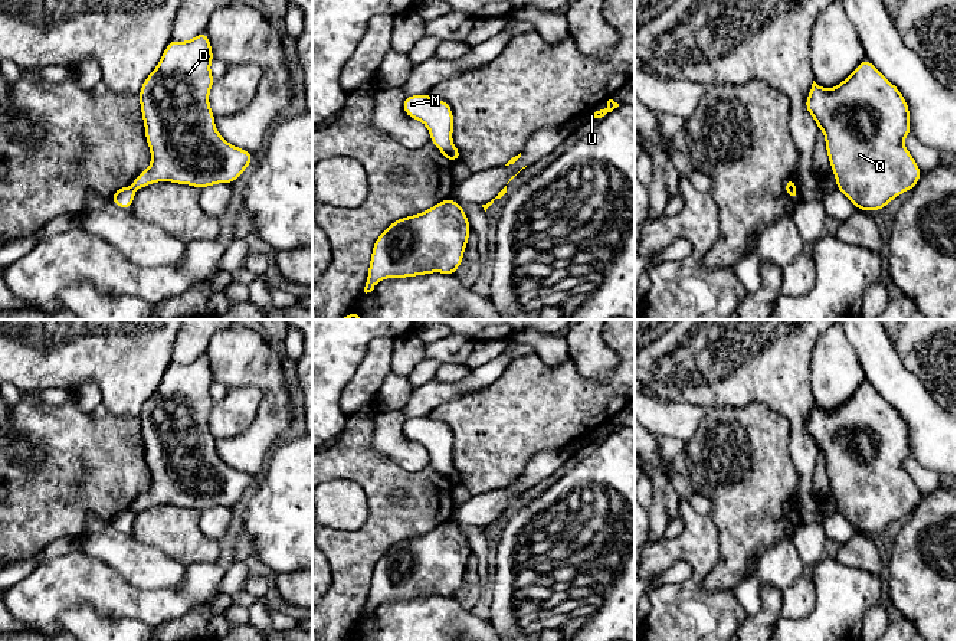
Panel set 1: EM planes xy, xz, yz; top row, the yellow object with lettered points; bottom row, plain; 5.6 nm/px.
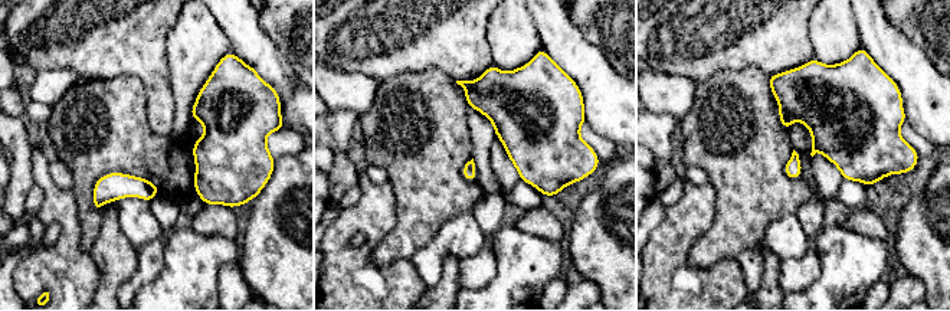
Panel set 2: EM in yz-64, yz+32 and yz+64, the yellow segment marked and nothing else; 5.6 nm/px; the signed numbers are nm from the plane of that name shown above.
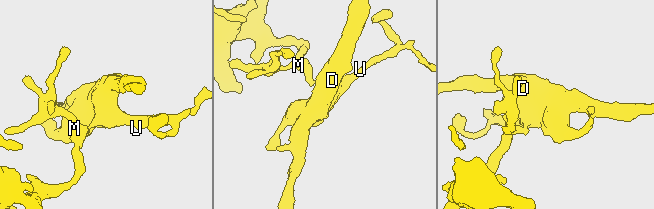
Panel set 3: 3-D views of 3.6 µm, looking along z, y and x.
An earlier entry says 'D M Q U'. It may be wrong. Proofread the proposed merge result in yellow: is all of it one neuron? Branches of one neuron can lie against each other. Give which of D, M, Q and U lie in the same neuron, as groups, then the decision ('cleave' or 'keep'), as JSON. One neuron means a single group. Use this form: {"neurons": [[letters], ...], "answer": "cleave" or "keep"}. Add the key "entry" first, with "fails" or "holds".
{"entry": "fails", "neurons": [["D", "Q", "U"], ["M"]], "answer": "cleave"}

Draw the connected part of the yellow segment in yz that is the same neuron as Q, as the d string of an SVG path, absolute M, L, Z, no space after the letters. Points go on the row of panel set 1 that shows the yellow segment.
M868 59L835 88L822 88L813 81L806 109L817 130L825 131L838 190L859 210L882 210L892 199L917 186L921 170L904 145L904 138L911 134L908 104Z

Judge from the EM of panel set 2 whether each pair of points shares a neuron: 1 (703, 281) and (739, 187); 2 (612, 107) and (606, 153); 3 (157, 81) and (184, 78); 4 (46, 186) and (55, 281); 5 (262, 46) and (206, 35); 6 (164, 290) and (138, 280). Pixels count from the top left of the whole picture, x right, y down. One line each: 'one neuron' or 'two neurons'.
1: two neurons
2: two neurons
3: two neurons
4: one neuron
5: two neurons
6: two neurons

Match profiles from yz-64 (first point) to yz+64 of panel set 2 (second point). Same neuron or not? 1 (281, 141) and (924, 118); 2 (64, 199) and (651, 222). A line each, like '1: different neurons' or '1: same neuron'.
1: different neurons
2: different neurons

